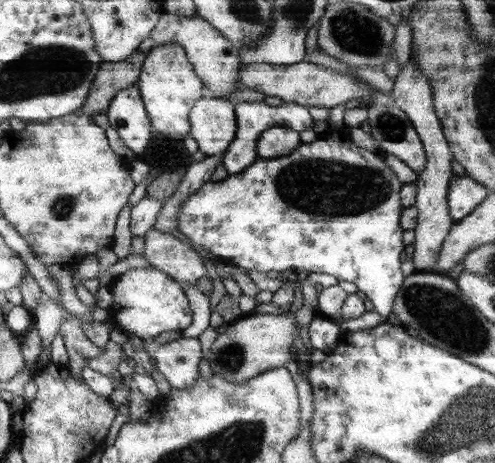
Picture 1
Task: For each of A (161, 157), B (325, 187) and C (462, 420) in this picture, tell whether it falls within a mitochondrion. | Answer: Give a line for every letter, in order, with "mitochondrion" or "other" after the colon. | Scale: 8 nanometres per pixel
A: other
B: mitochondrion
C: mitochondrion

